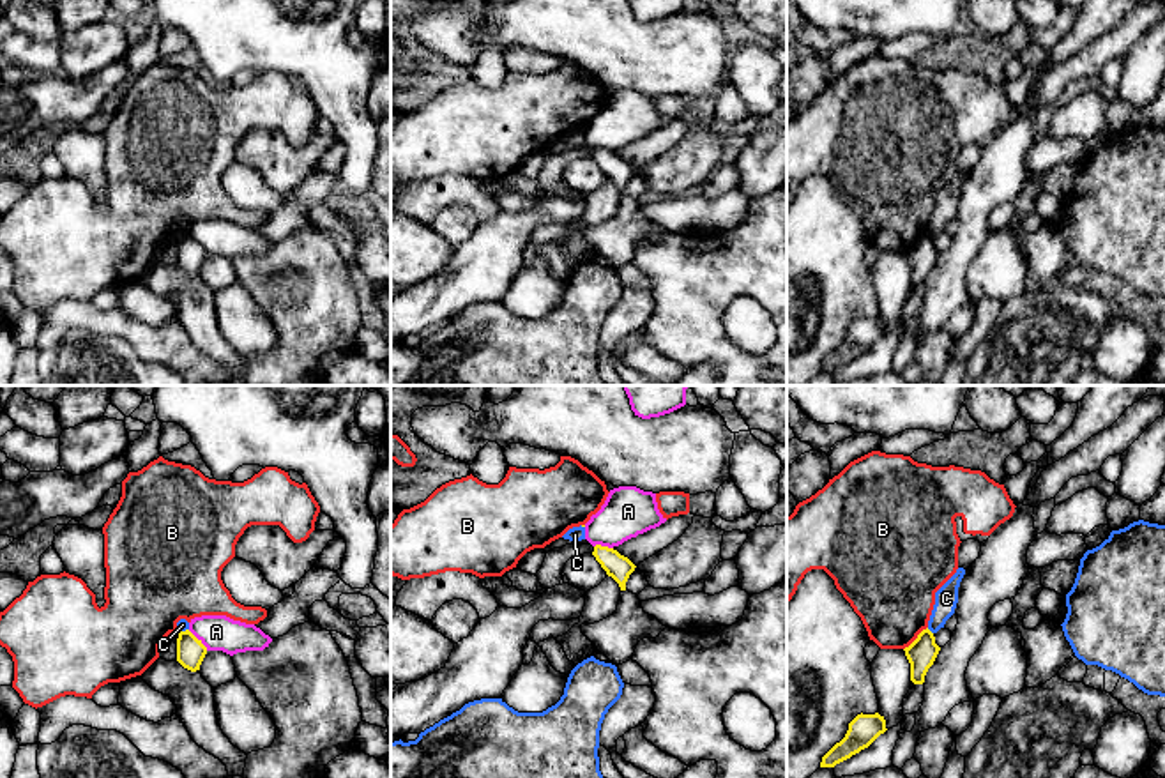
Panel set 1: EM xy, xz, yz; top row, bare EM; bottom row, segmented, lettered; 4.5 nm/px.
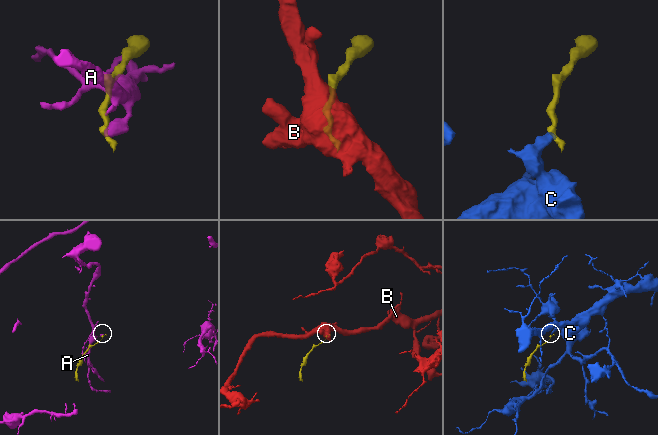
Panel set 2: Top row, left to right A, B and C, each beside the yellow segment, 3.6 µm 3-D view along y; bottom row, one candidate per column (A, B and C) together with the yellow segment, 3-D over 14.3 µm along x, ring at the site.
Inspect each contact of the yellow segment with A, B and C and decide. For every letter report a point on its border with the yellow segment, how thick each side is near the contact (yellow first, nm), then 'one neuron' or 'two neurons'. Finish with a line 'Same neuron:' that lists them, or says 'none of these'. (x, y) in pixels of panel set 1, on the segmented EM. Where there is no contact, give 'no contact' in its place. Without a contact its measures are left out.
A: xy (198, 640) | 130/160 nm | two neurons
B: yz (916, 639) | 140/380 nm | two neurons
C: yz (930, 632) | 140/110 nm | two neurons
Same neuron: none of these

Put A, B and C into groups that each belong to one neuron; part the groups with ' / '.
A / B / C

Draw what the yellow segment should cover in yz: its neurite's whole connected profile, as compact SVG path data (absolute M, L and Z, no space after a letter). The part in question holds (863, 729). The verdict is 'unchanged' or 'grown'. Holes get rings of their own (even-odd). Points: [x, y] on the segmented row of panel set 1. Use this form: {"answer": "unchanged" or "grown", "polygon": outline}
{"answer": "unchanged", "polygon": "M879 713L857 714L849 723L845 737L822 757L820 767L834 767L836 764L850 759L868 748L886 730L886 720Z"}

